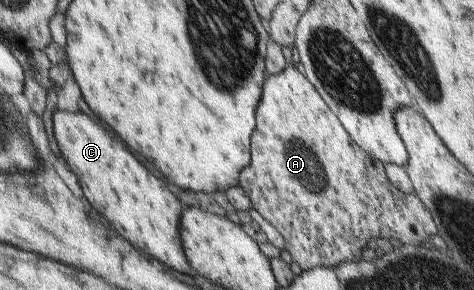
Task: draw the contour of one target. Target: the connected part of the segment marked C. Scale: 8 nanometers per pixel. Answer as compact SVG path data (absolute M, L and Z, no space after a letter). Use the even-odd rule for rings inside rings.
M58 109L54 122L59 147L72 172L80 178L90 204L100 210L126 240L138 244L138 248L146 248L148 226L148 252L164 264L178 268L178 272L193 274L178 238L180 204L170 188L134 156L124 140L120 140L110 128L102 126L96 118Z

